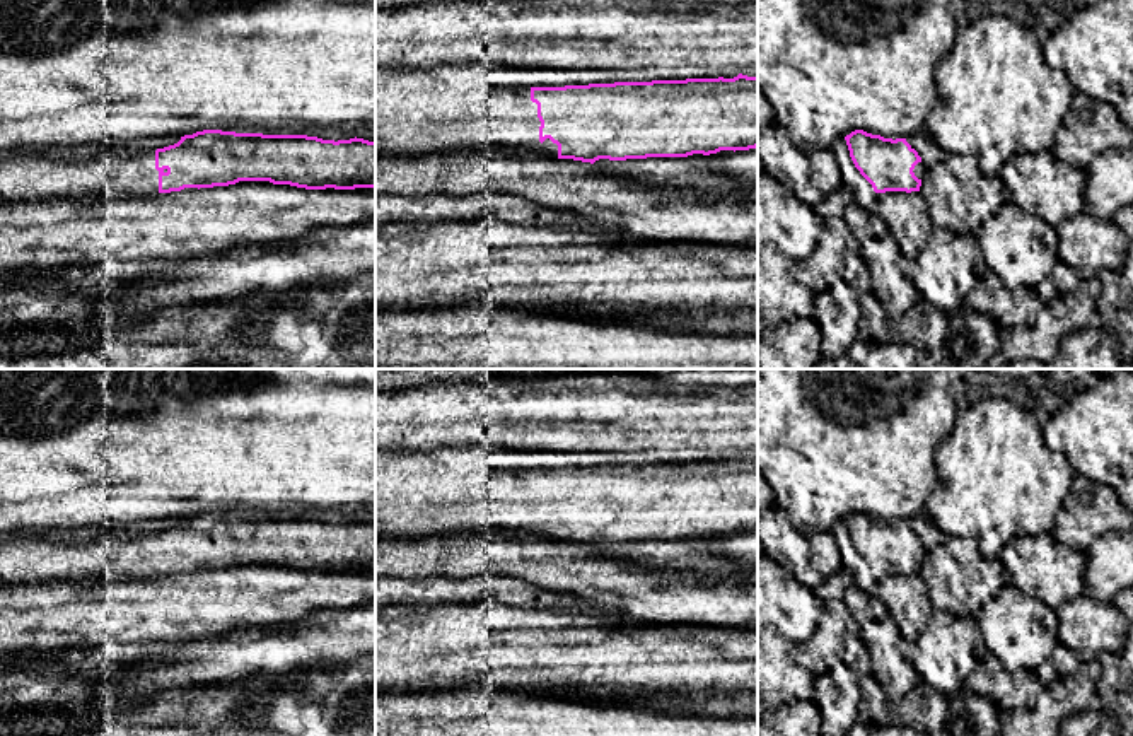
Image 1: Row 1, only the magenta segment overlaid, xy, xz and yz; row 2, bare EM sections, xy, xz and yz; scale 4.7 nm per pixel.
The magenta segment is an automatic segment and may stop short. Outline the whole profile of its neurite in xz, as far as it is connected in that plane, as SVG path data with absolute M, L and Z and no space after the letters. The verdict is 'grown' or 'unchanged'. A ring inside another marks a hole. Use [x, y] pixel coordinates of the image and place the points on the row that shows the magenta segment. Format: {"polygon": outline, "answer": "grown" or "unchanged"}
{"polygon": "M437 63L428 68L375 68L375 150L382 154L433 154L447 150L507 147L539 152L558 159L573 159L594 164L599 159L626 161L647 157L688 157L693 154L717 154L720 150L749 150L758 147L758 77L739 73L734 79L686 79L686 80L652 80L652 82L614 82L565 87L531 87L531 89L490 89L483 82L486 65L473 63Z", "answer": "grown"}

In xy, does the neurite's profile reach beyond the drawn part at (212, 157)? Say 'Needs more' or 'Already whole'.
Needs more

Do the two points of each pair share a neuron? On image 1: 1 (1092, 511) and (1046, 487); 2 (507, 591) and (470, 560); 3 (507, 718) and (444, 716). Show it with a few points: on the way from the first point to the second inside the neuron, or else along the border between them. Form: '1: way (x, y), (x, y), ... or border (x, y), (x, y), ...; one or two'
1: border (1075, 473), (1051, 531); two
2: border (487, 571), (468, 578), (446, 578); two
3: way (492, 718), (459, 716); one

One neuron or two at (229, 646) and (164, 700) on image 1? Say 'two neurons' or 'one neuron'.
two neurons

